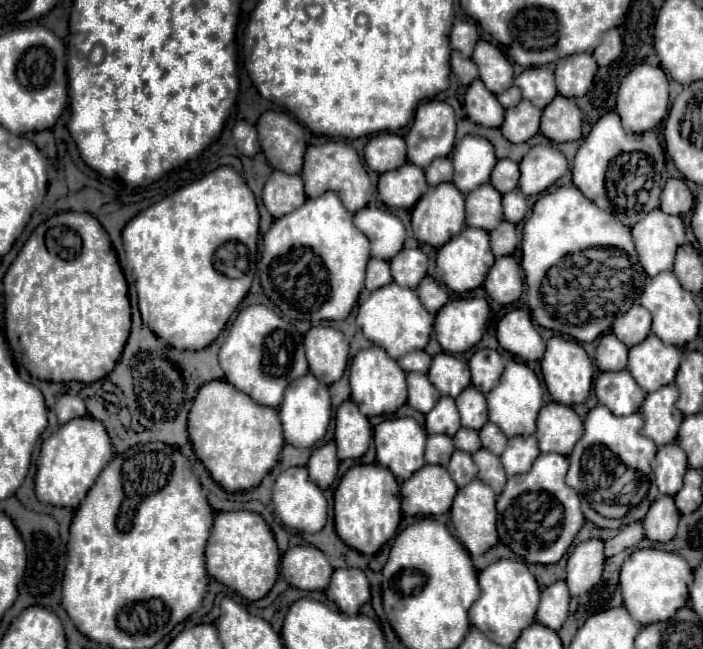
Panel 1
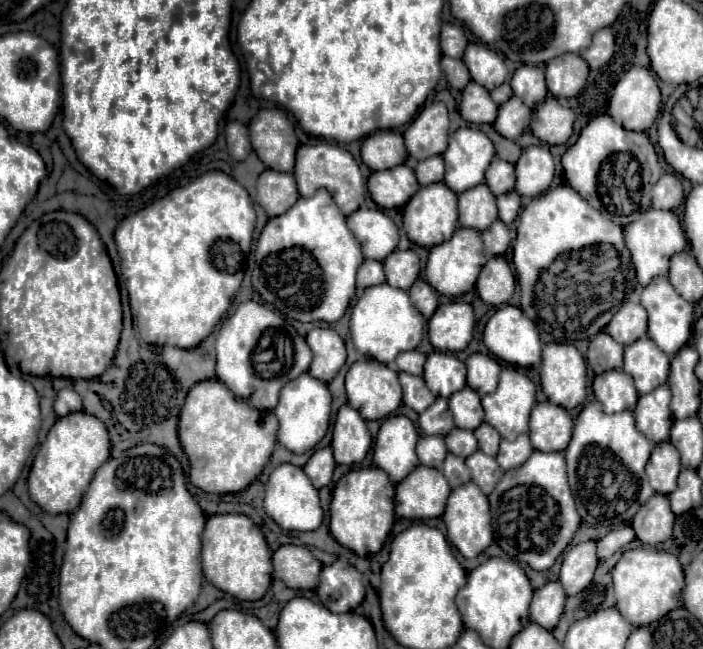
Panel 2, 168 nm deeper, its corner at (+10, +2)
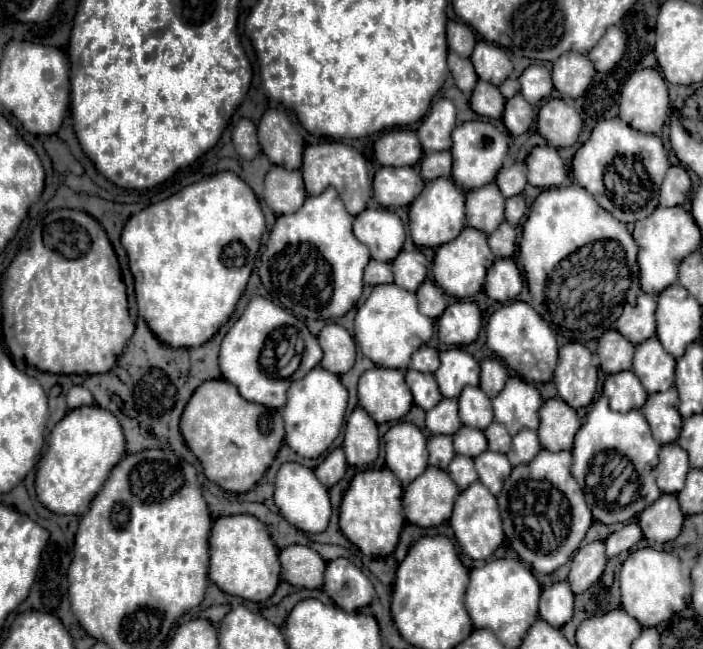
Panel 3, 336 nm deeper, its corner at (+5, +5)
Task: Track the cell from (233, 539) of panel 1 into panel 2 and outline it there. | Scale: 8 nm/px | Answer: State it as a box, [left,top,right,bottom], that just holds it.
[202,514,272,600]

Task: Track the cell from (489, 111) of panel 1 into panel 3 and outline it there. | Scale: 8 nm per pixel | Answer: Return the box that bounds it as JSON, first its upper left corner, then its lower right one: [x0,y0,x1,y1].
[469,81,505,119]

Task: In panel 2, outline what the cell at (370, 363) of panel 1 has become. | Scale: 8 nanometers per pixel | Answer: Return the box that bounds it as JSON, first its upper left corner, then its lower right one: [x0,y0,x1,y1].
[346,360,402,420]

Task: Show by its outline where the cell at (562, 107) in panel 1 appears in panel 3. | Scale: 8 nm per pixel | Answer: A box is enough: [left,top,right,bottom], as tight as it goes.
[537,99,581,147]

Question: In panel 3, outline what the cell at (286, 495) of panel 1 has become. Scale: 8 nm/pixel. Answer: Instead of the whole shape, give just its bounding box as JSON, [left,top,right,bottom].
[275,463,331,533]

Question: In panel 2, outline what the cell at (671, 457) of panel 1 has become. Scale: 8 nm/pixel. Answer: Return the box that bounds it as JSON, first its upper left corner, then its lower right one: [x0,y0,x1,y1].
[646,442,680,494]

